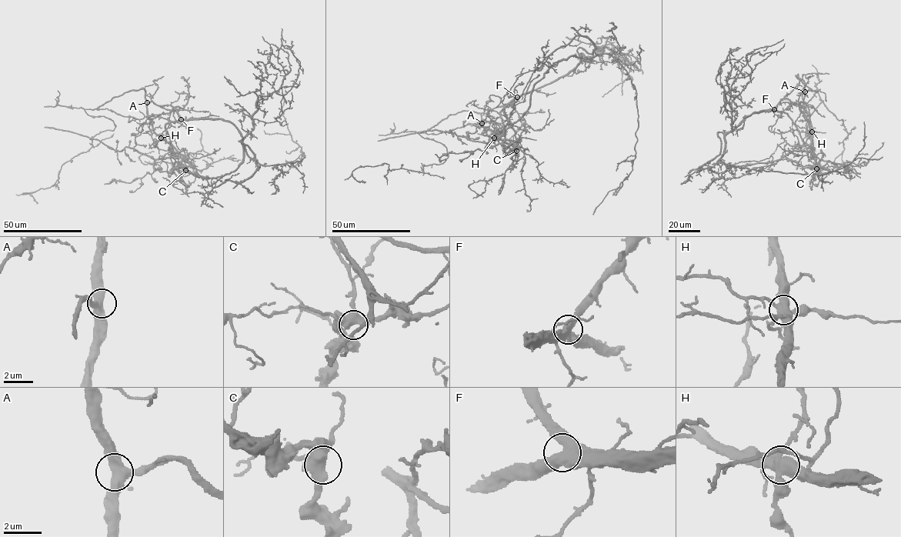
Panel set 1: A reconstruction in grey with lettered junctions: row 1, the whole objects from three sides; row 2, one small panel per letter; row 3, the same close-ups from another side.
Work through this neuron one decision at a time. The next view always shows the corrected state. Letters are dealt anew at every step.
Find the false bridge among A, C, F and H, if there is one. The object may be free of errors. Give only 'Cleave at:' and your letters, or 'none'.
Cleave at: H

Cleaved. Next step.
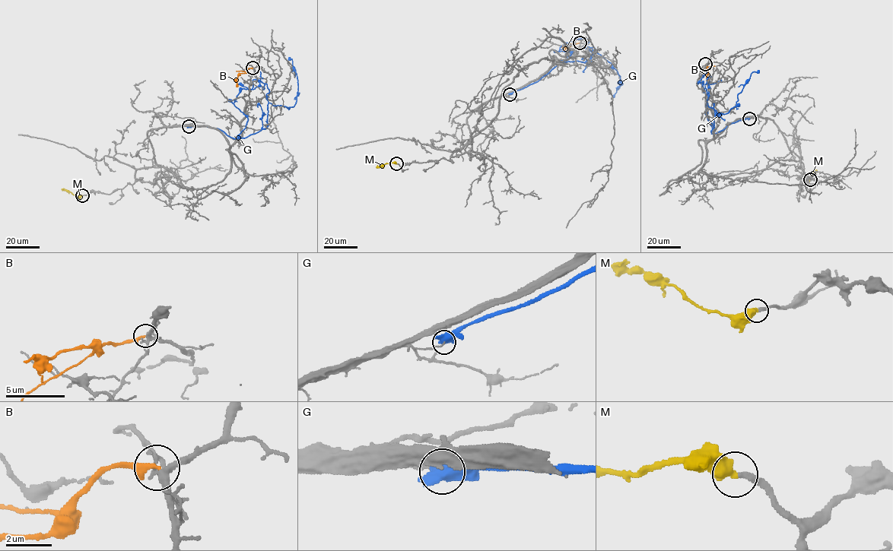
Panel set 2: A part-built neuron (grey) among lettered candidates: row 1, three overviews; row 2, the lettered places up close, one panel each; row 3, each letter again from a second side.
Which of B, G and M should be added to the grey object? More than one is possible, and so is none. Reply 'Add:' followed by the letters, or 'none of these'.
Add: M

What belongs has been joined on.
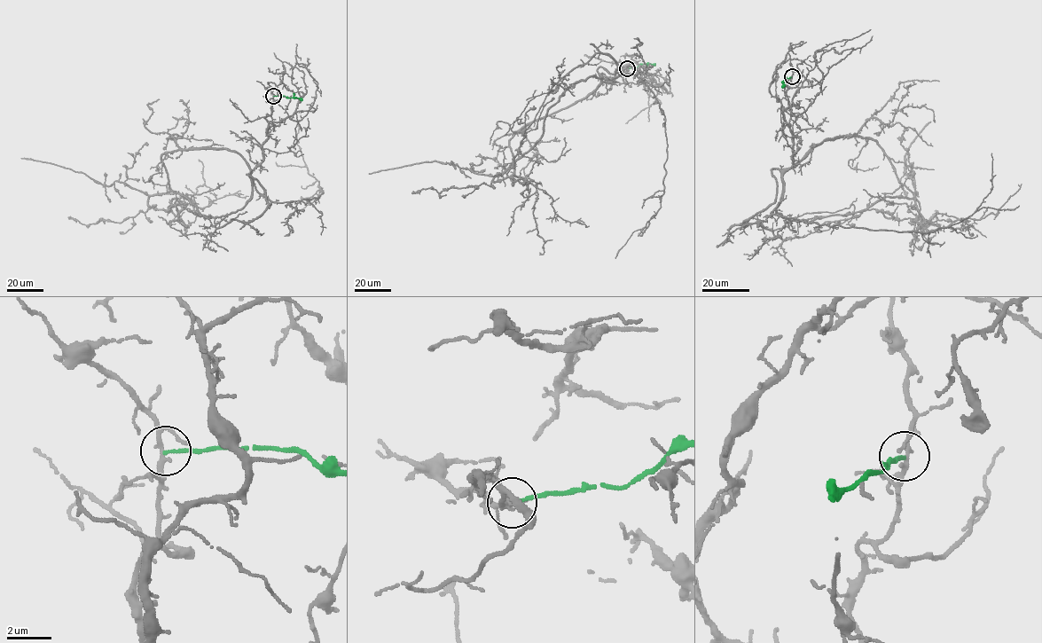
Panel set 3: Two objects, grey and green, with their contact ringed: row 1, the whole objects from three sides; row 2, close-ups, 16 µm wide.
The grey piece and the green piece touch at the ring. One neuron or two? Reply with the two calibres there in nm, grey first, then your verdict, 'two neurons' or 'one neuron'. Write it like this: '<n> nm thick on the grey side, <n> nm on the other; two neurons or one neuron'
180 nm thick on the grey side, 130 nm on the other; two neurons

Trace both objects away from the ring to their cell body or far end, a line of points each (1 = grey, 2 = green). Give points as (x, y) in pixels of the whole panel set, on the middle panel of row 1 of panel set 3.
1: (627, 69), (613, 82), (593, 75), (570, 86), (548, 110), (543, 135), (499, 175), (434, 161), (369, 174)
2: (627, 69), (643, 64), (655, 64)

